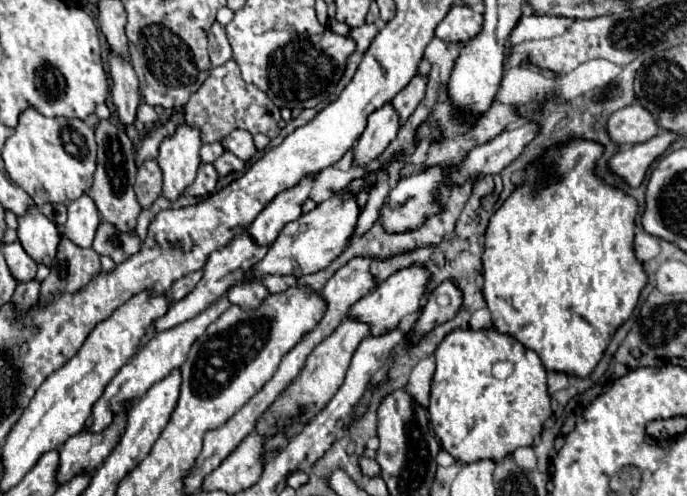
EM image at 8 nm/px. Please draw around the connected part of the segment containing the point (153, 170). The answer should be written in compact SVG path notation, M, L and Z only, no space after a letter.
M149 158L141 162L139 172L137 172L137 182L135 182L135 192L139 198L139 204L143 208L151 206L157 196L161 194L161 168L155 158Z

